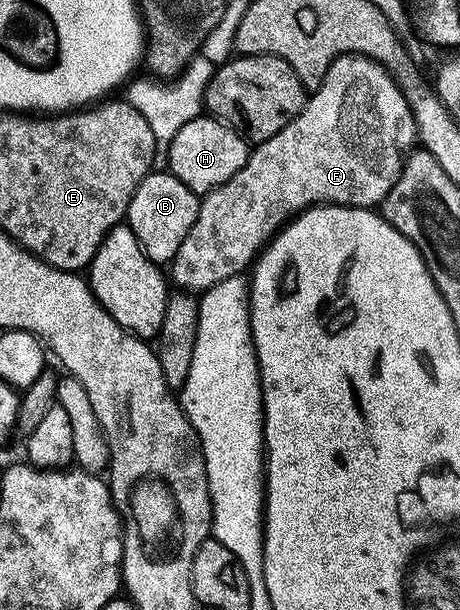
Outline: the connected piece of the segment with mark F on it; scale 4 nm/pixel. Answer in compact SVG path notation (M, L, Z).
M367 56L338 57L328 68L324 81L320 83L319 88L307 97L303 110L286 127L278 130L278 134L274 134L274 138L259 141L249 151L246 166L242 166L242 170L238 170L238 174L234 174L234 178L230 178L221 188L216 188L201 199L198 218L194 222L190 234L186 234L178 254L173 258L170 265L170 271L172 271L172 276L170 272L171 283L173 285L176 283L175 287L177 289L187 290L193 294L203 294L218 282L228 280L231 276L240 276L243 273L243 268L245 267L245 271L255 261L258 253L276 235L285 221L313 206L338 204L349 208L375 209L377 206L383 205L395 184L392 180L392 87L396 84L395 78L381 64L374 63Z

